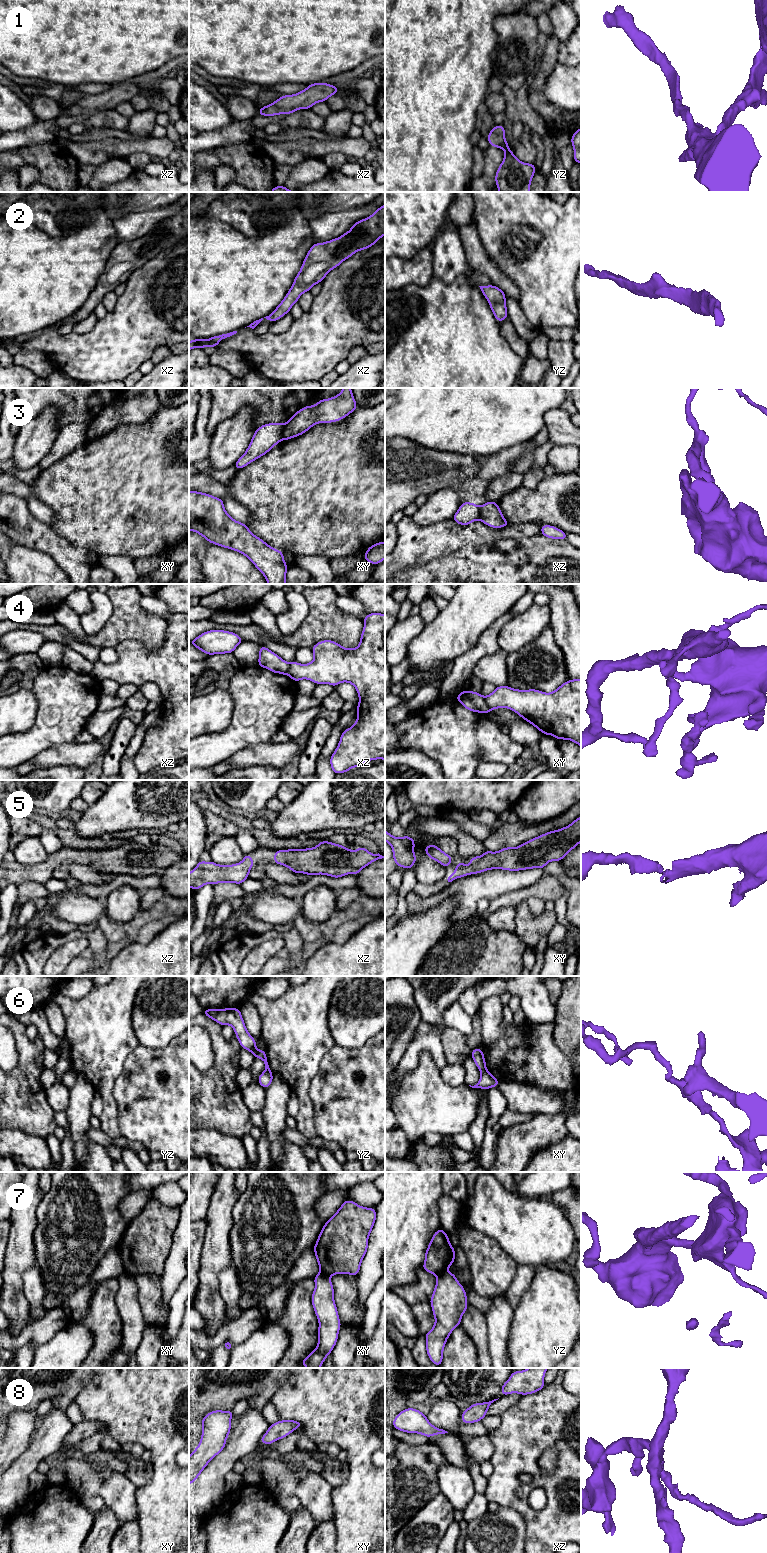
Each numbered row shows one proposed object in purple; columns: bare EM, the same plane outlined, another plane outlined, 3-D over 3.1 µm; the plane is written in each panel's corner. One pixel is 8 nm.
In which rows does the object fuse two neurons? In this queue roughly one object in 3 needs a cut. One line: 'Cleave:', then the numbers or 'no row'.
Cleave: 3, 4, 6, 7

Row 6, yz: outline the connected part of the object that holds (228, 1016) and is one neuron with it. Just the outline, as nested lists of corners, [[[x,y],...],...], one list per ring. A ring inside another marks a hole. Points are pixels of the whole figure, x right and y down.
[[[239,1008],[204,1009],[202,1014],[216,1021],[221,1026],[232,1026],[241,1048],[248,1050],[254,1057],[261,1059],[265,1064],[265,1071],[272,1073],[267,1062],[265,1050],[256,1048],[255,1038],[247,1031]]]

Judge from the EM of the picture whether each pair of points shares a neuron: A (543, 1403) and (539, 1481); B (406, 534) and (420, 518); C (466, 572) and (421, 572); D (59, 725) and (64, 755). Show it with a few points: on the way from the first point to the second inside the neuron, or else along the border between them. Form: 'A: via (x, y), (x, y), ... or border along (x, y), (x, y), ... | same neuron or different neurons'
A: via (537, 1422), (532, 1427), (532, 1462) | same neuron
B: border along (411, 516), (420, 525), (432, 525), (439, 521) | different neurons
C: via (455, 572), (432, 572) | same neuron
D: border along (74, 741), (53, 745), (40, 753) | different neurons

